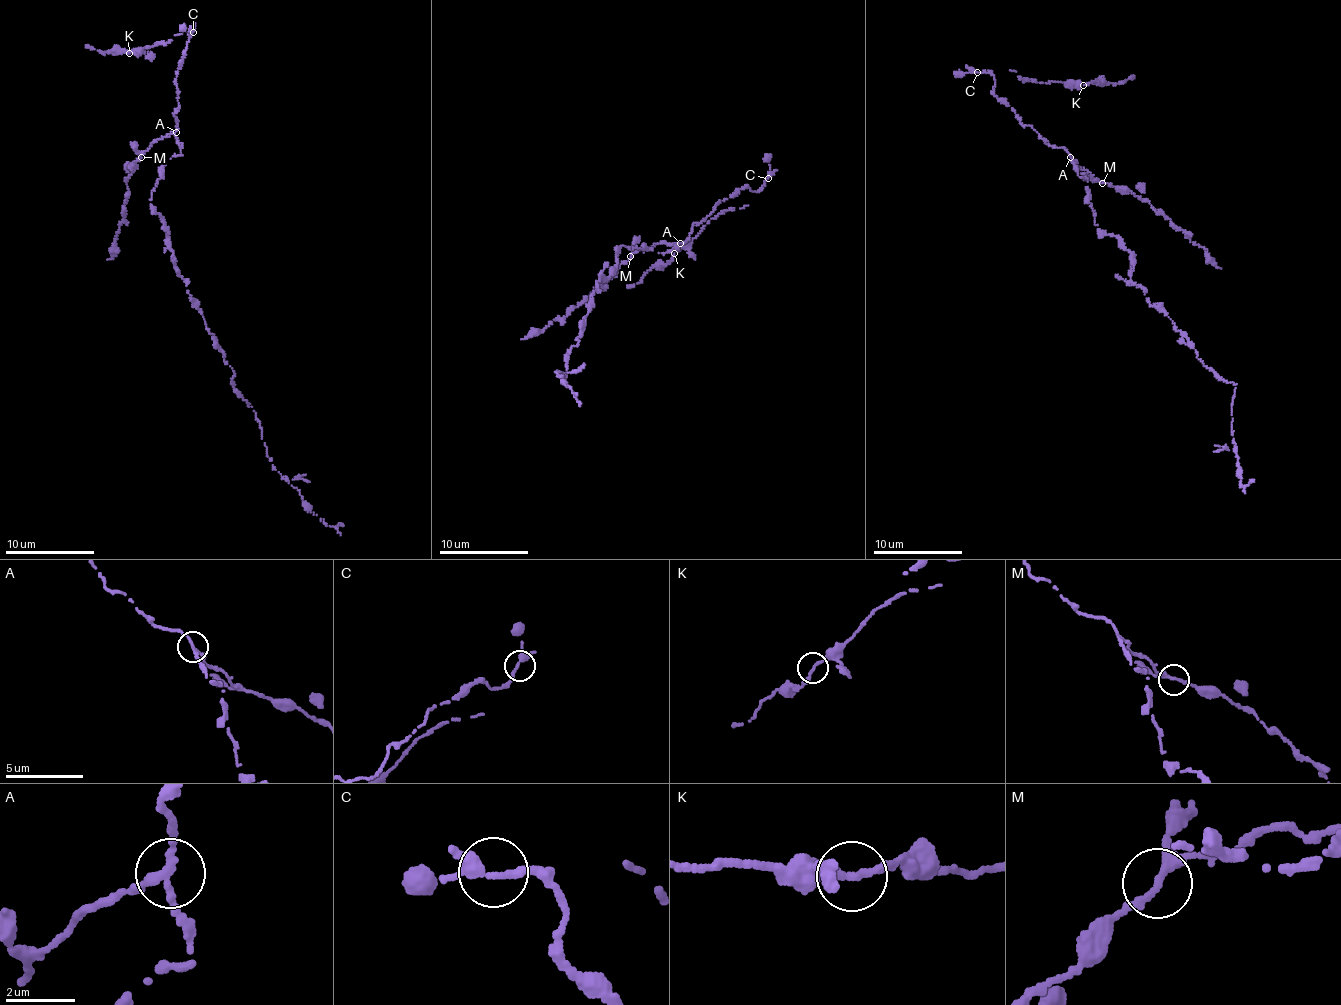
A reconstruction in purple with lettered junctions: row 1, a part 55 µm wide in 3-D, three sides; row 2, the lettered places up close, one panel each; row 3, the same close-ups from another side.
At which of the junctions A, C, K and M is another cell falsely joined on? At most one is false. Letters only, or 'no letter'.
A

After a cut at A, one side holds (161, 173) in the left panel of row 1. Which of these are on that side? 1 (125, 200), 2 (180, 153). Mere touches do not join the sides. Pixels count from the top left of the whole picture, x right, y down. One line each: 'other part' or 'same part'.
1: other part
2: same part

